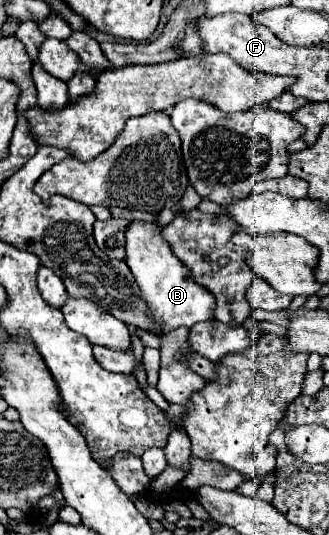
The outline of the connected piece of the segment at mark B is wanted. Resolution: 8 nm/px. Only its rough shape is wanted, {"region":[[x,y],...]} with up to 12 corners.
{"region":[[129,223],[129,265],[161,333],[213,317],[157,223]]}

